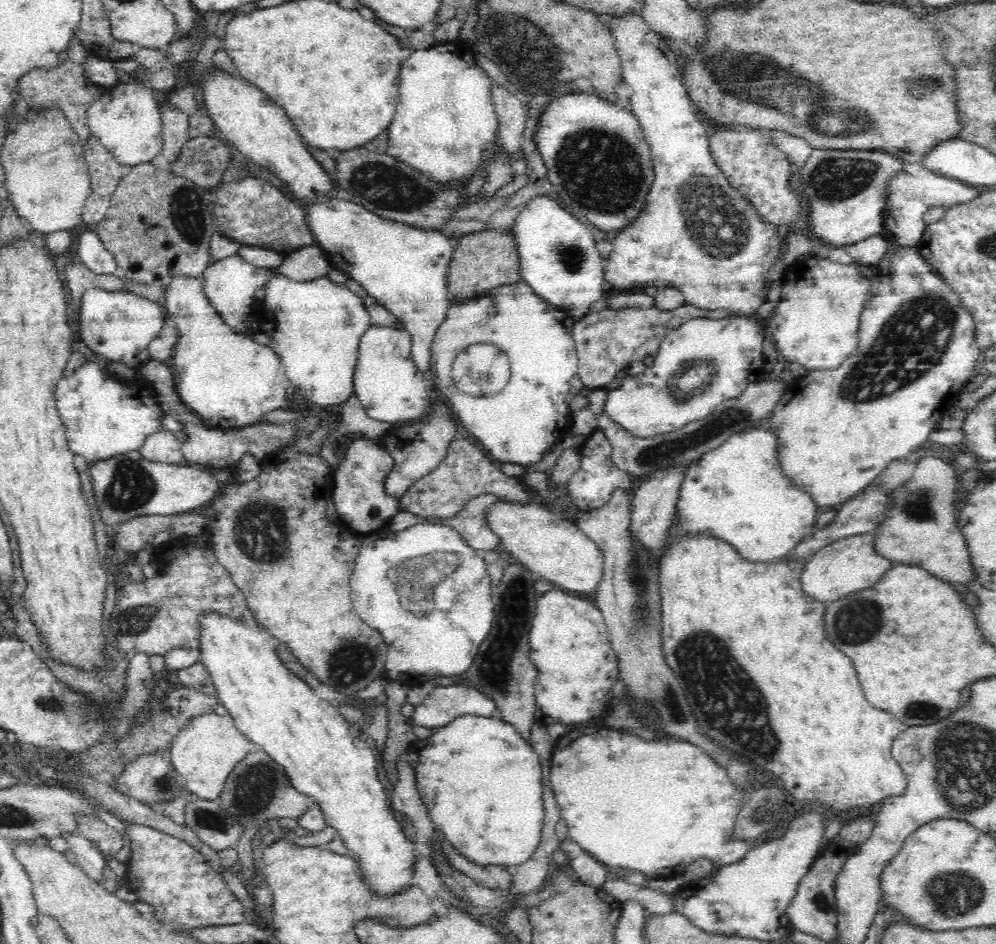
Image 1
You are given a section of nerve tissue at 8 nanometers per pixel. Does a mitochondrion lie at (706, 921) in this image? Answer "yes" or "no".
no

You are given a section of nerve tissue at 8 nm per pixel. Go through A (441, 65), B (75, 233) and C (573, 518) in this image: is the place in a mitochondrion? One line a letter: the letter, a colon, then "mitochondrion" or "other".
A: other
B: other
C: other

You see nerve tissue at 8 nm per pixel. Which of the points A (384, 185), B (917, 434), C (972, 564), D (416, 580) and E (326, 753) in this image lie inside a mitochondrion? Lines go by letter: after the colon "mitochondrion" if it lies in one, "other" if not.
A: mitochondrion
B: other
C: other
D: mitochondrion
E: other

